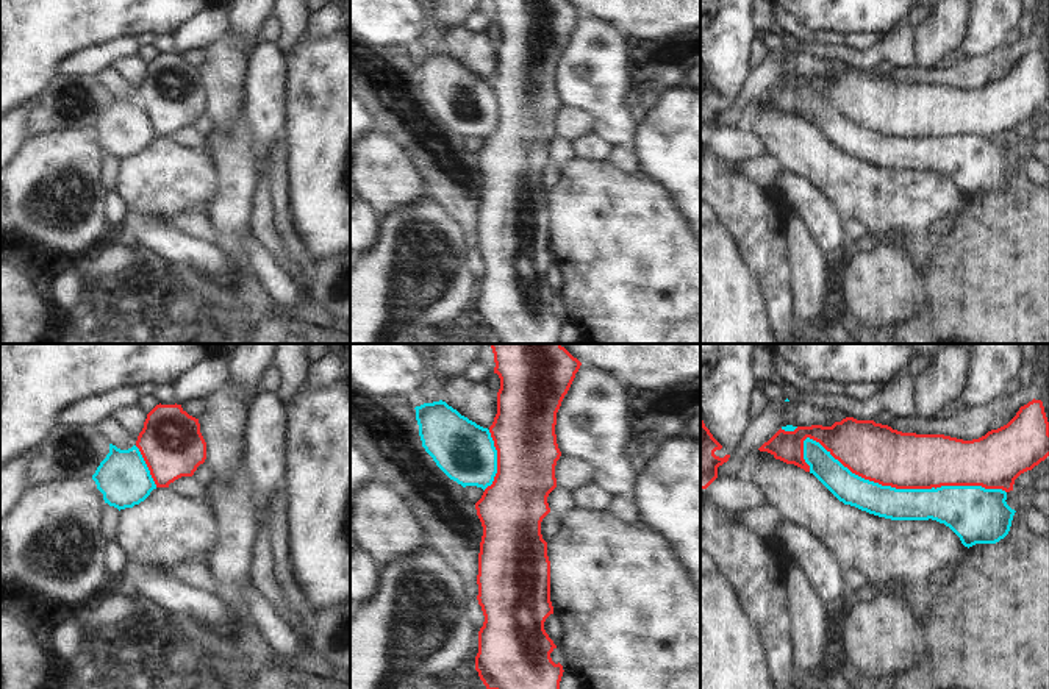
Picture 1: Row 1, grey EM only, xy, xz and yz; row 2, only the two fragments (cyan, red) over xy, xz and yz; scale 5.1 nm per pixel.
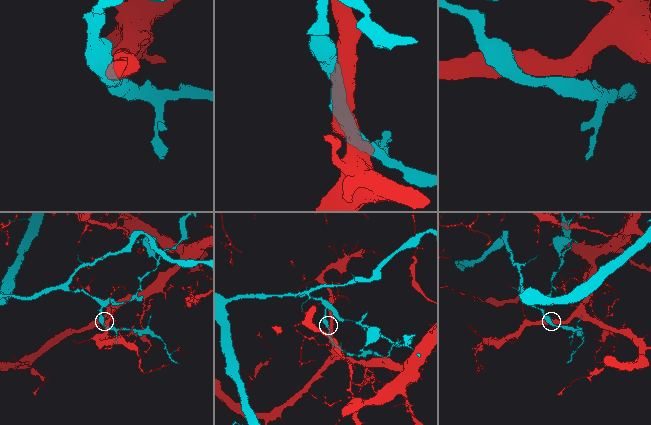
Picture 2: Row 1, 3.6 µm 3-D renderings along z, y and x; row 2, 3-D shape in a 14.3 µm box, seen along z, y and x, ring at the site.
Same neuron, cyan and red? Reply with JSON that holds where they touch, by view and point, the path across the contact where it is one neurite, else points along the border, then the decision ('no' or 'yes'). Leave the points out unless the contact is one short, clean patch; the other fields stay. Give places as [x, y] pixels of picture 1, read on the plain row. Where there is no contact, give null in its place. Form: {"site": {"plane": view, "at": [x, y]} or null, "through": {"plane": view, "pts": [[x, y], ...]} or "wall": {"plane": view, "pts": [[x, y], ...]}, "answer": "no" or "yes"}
{"site": {"plane": "yz", "at": [904, 139]}, "answer": "no"}

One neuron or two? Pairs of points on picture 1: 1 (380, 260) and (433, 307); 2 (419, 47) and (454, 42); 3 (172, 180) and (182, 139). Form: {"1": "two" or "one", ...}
{"1": "one", "2": "two", "3": "two"}

